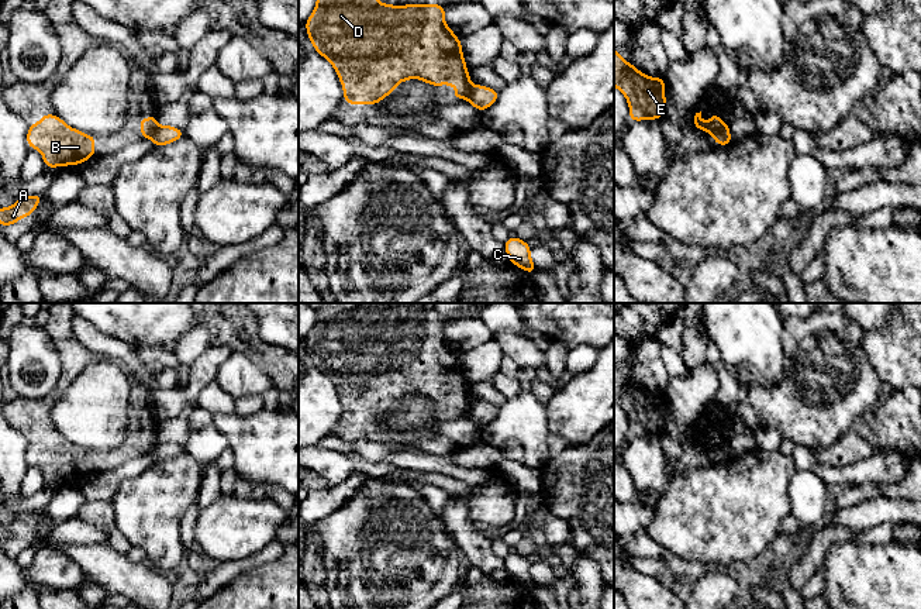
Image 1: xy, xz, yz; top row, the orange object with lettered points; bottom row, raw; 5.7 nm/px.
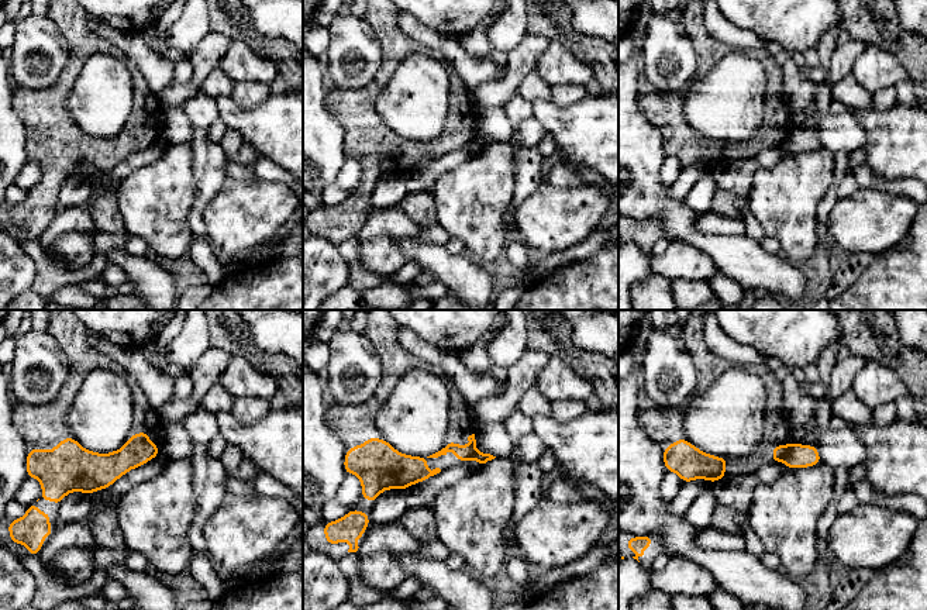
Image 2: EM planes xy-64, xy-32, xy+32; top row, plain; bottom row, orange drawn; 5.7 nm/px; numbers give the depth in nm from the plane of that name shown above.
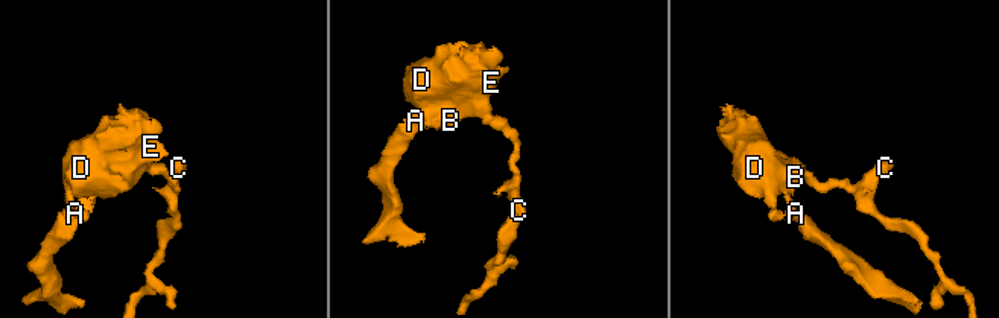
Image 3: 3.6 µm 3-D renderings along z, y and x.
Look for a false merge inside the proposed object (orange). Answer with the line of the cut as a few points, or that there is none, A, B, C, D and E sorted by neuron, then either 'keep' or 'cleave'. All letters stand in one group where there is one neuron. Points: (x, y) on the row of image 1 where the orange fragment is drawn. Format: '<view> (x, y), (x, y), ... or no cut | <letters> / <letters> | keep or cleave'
xy (158, 124), (148, 137) | A B D E / C | cleave

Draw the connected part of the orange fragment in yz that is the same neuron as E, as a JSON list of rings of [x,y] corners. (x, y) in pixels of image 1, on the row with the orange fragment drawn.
[[[614,49],[614,86],[629,106],[629,120],[659,120],[666,107],[665,79],[646,76]]]

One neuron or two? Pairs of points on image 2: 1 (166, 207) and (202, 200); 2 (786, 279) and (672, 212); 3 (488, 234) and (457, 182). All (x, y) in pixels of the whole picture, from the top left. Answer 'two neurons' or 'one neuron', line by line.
1: two neurons
2: one neuron
3: one neuron

